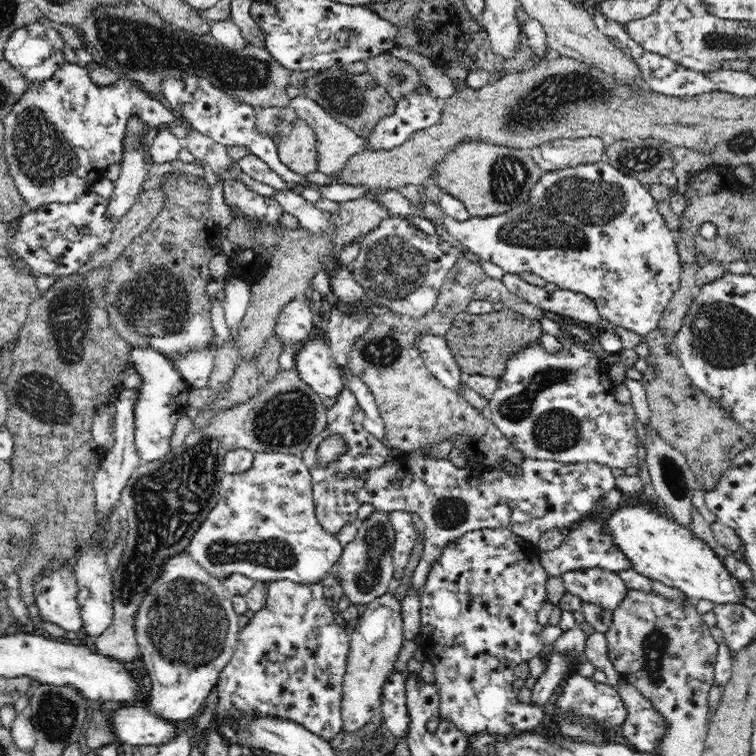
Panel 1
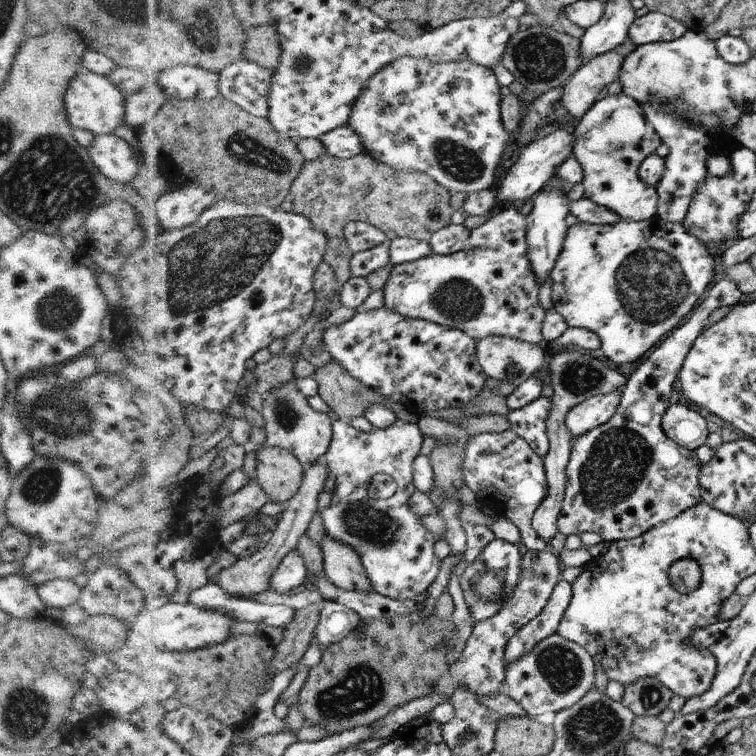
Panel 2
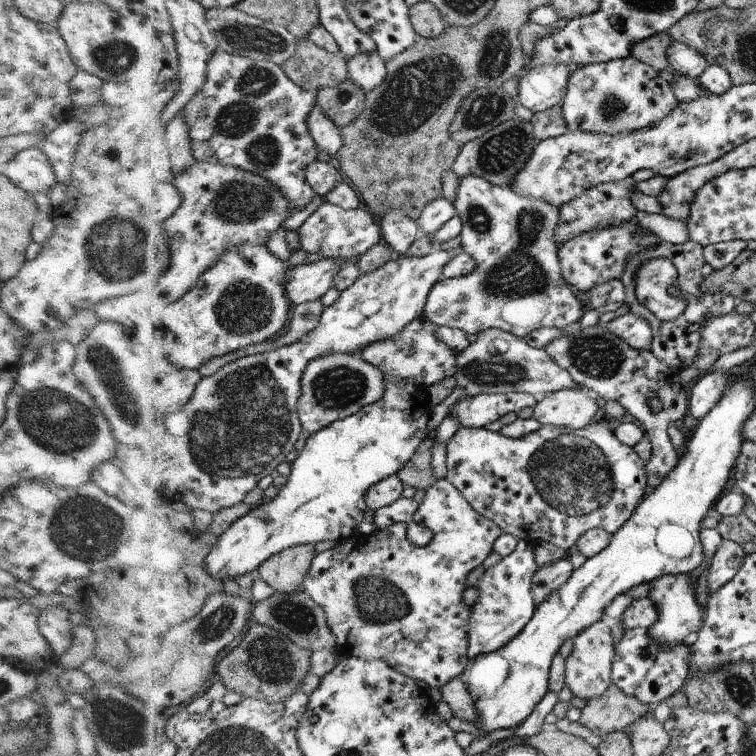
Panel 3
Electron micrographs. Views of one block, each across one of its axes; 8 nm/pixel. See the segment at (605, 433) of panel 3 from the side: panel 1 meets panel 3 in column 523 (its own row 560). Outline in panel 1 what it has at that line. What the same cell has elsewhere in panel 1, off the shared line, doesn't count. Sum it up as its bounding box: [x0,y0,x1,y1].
[419,530,563,737]

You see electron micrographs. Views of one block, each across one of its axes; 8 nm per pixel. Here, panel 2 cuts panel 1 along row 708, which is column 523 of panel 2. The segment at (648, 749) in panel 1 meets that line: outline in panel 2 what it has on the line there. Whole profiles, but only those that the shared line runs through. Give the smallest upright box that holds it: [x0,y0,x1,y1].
[503,578,572,666]

